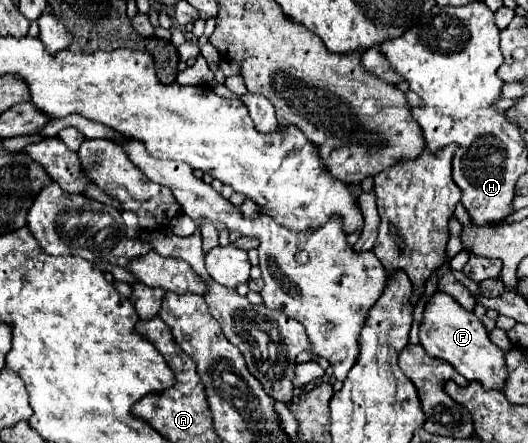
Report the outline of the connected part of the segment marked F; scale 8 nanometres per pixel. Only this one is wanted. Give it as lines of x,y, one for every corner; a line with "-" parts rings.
434,292
434,296
426,302
420,336
420,344
424,346
428,356
450,362
466,380
478,380
486,390
504,388
504,352
496,344
492,344
492,340
488,338
488,330
474,316
474,312
462,308
450,294

